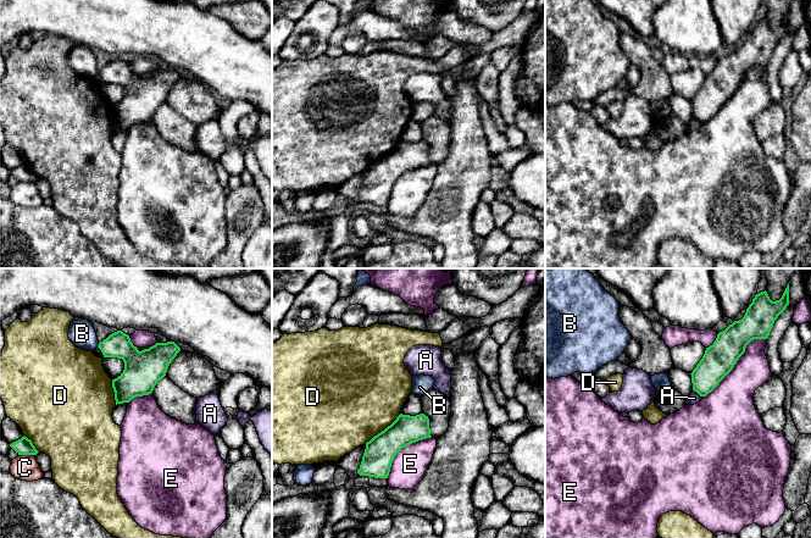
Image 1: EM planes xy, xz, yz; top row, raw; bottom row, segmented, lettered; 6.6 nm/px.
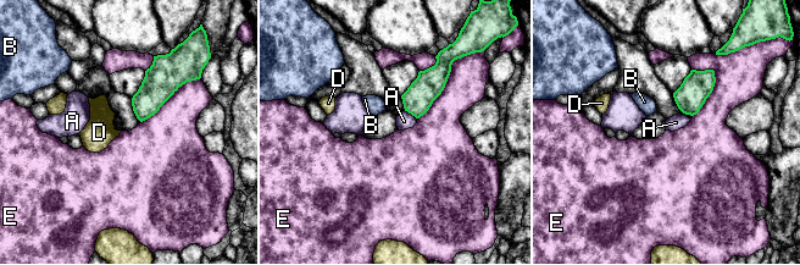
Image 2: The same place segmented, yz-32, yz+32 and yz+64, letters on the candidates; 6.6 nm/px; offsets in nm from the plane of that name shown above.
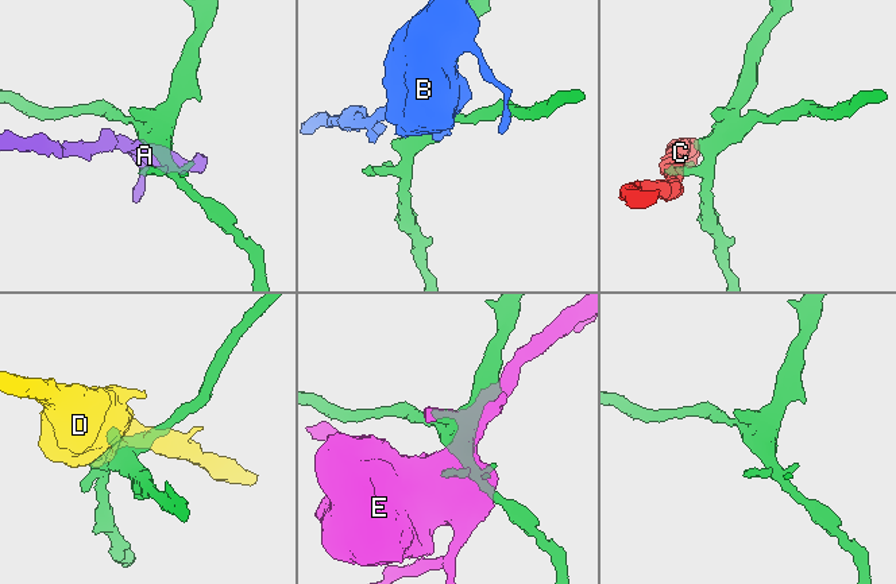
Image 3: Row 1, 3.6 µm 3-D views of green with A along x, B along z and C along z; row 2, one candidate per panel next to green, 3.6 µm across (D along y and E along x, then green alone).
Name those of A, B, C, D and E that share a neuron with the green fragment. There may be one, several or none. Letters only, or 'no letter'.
no letter

